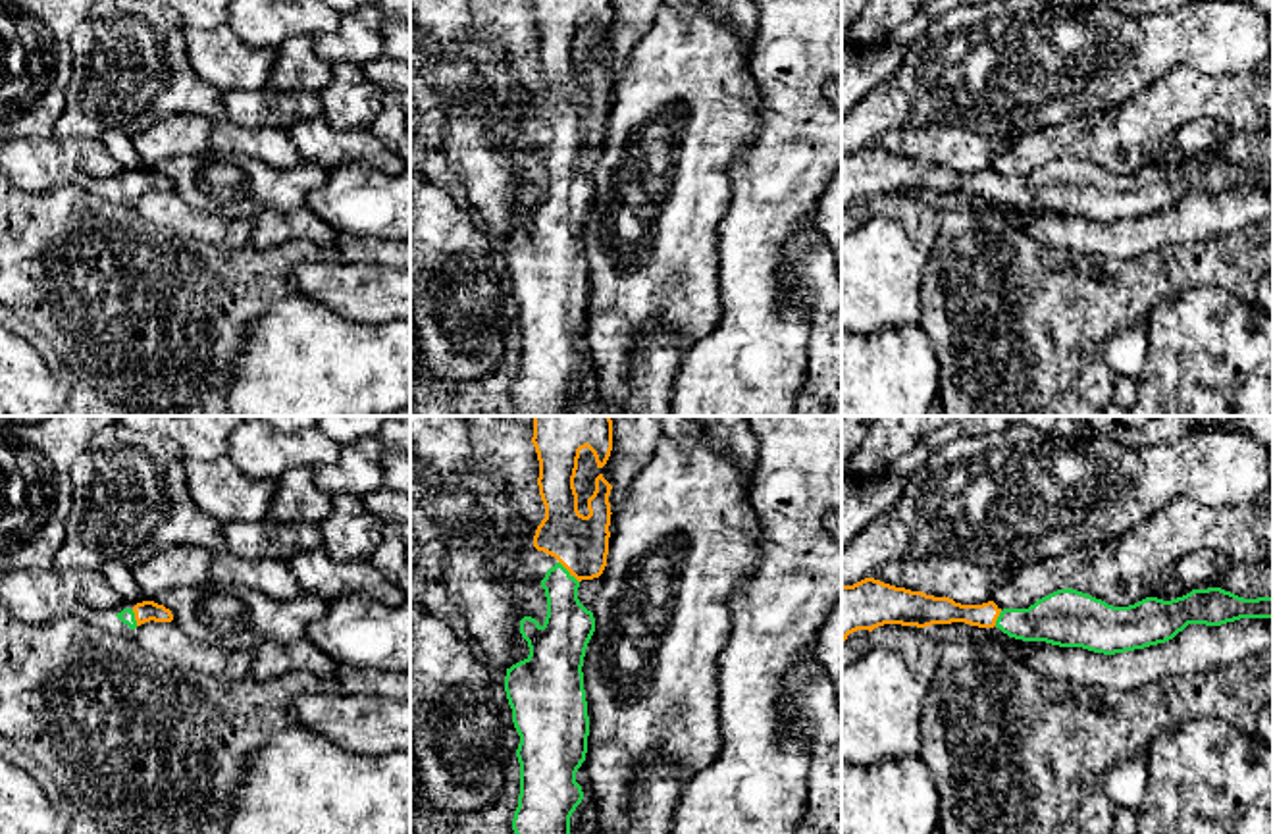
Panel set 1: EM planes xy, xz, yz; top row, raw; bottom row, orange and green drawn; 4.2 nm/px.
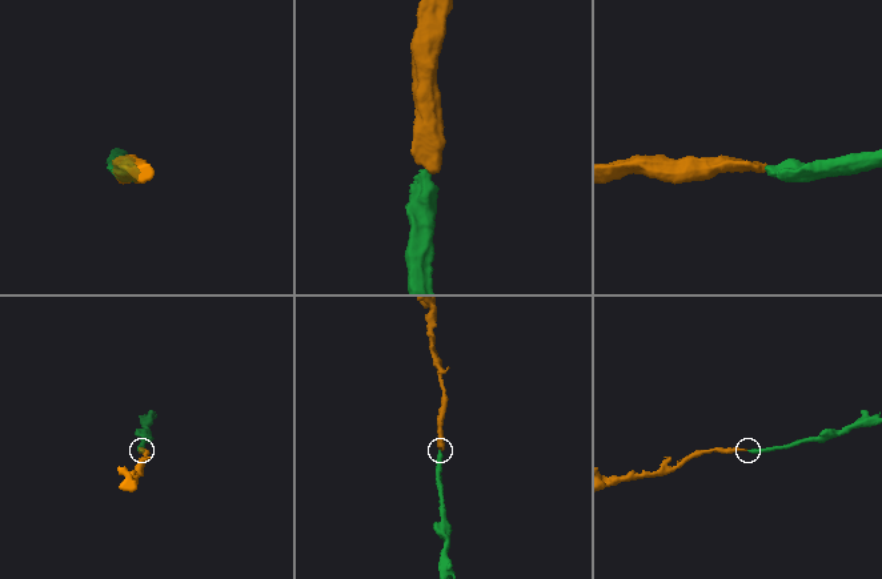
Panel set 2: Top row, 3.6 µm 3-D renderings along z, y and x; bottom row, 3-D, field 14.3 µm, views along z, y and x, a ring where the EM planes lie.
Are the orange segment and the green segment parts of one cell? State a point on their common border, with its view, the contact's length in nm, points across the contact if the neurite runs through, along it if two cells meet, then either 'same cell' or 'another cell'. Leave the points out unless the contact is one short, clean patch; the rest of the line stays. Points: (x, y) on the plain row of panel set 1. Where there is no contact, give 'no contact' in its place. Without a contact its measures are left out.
contact xz (569, 139); length 130 nm; way xz (580, 112), (580, 126), (569, 139), (569, 195); same cell

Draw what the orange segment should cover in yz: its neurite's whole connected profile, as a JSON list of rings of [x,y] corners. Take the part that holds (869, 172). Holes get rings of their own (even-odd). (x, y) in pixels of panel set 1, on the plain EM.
[[[874,146],[842,152],[842,210],[857,198],[872,200],[884,193],[926,196],[965,191],[978,196],[996,195],[1023,210],[1115,223],[1165,212],[1188,193],[1221,195],[1240,187],[1273,187],[1273,166],[1244,168],[1221,156],[1208,156],[1171,169],[1146,166],[1129,175],[1113,175],[1067,156],[1028,177],[1001,179],[994,169],[961,173]]]

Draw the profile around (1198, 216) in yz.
[[[1240,187],[1221,195],[1188,193],[1173,208],[1144,218],[1104,223],[1082,216],[1009,206],[1000,196],[965,191],[922,196],[942,210],[990,210],[1017,223],[1038,245],[1129,260],[1165,245],[1236,233],[1273,214],[1273,187]]]

